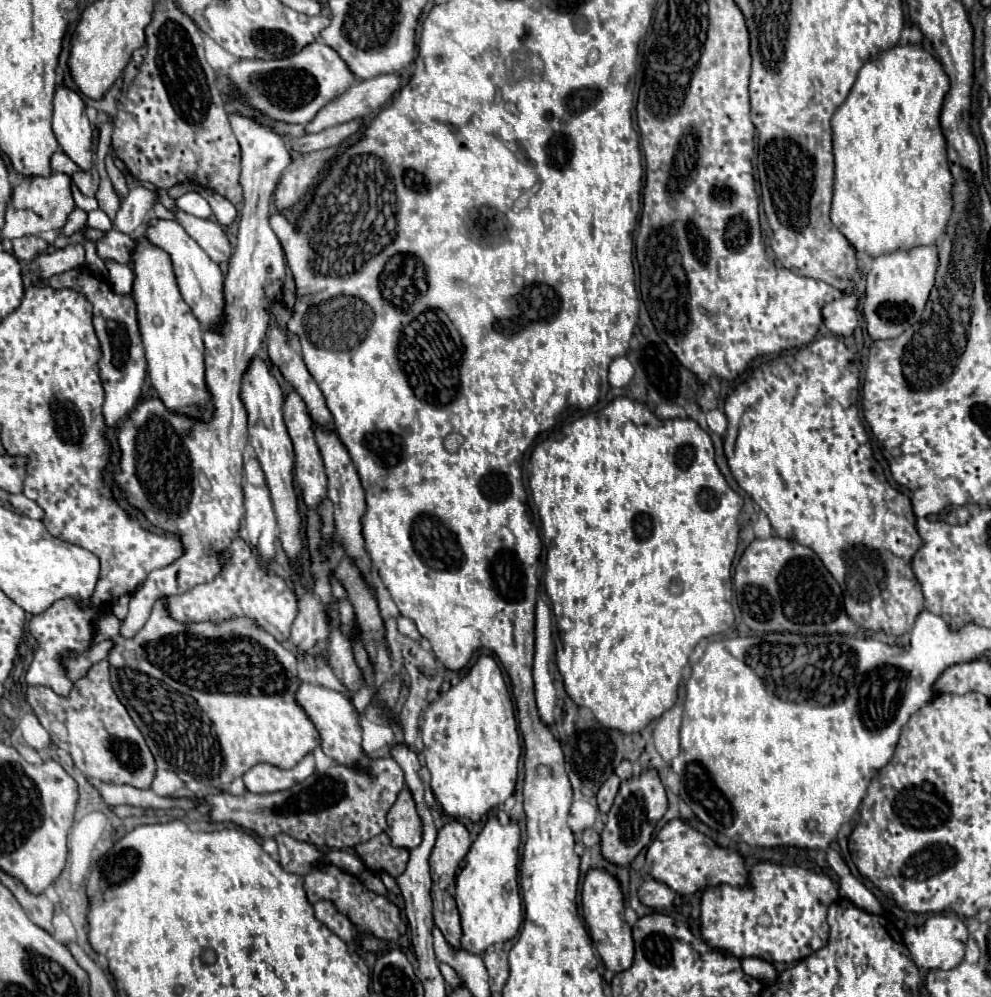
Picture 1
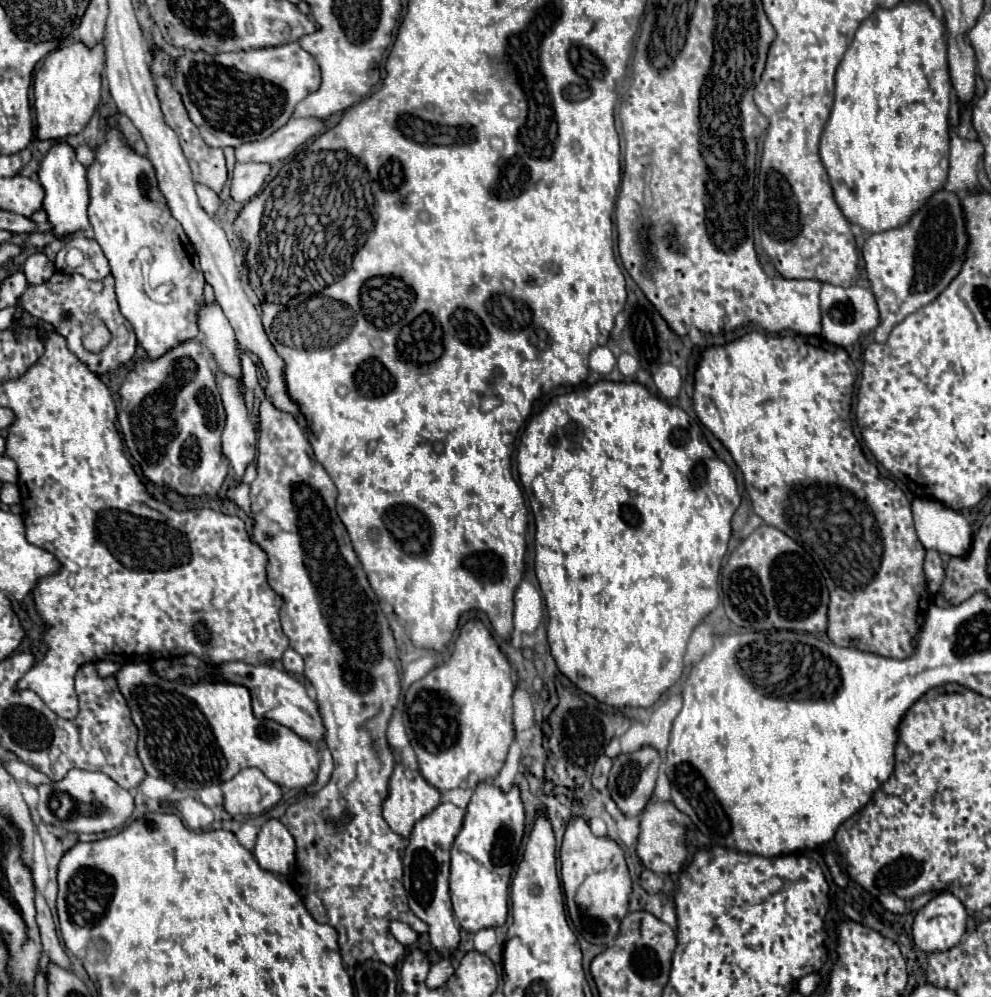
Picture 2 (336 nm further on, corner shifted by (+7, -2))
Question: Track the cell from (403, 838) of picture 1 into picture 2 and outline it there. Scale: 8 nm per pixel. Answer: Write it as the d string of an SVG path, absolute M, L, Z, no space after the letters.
M396 764L388 784L388 796L382 804L384 820L396 834L408 838L414 824L440 804L438 800L440 790L430 786L420 772Z

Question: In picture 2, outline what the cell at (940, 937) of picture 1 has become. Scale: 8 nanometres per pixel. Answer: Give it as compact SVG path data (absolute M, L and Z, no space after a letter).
M940 892L918 910L912 924L914 944L924 952L946 952L954 948L966 930L966 908L950 894Z

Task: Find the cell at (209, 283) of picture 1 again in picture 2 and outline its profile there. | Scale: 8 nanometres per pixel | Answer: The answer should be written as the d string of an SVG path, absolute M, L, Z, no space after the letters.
M202 302L198 308L198 328L204 336L202 344L210 350L214 362L216 362L216 376L226 374L238 380L240 392L246 392L246 386L242 382L242 350L238 346L236 334L226 320L222 308L218 302L208 304Z

